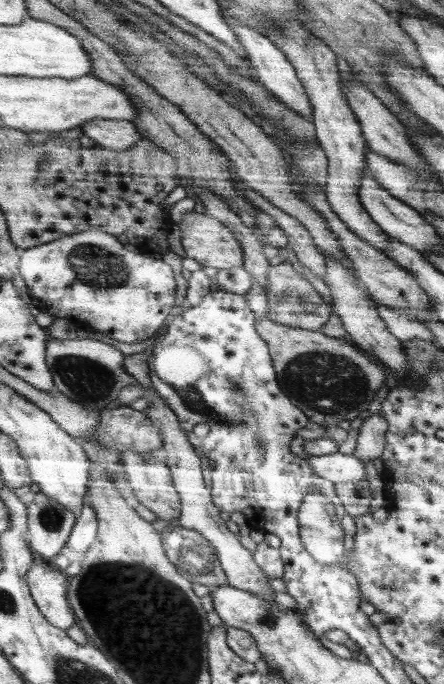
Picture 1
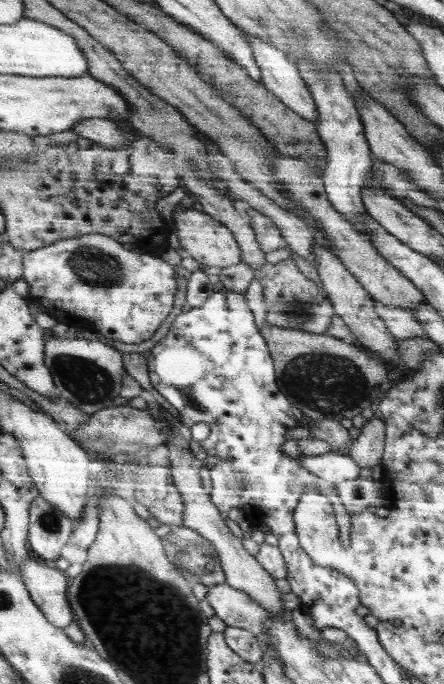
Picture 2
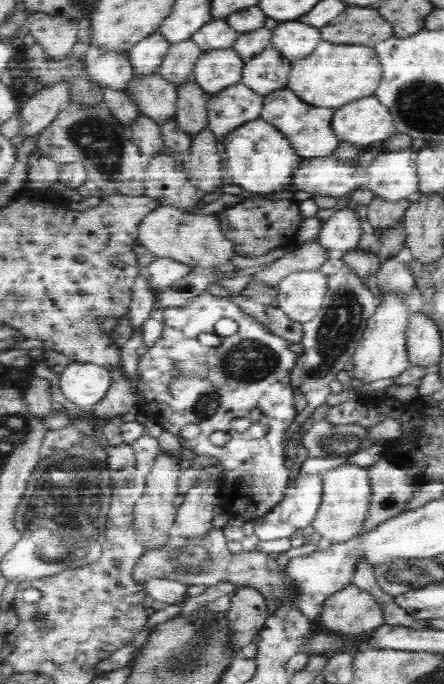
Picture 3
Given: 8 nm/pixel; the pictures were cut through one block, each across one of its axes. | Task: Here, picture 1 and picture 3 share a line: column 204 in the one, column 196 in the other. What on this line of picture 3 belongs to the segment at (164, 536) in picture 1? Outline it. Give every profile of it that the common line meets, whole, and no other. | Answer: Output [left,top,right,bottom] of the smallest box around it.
[132,528,298,616]

